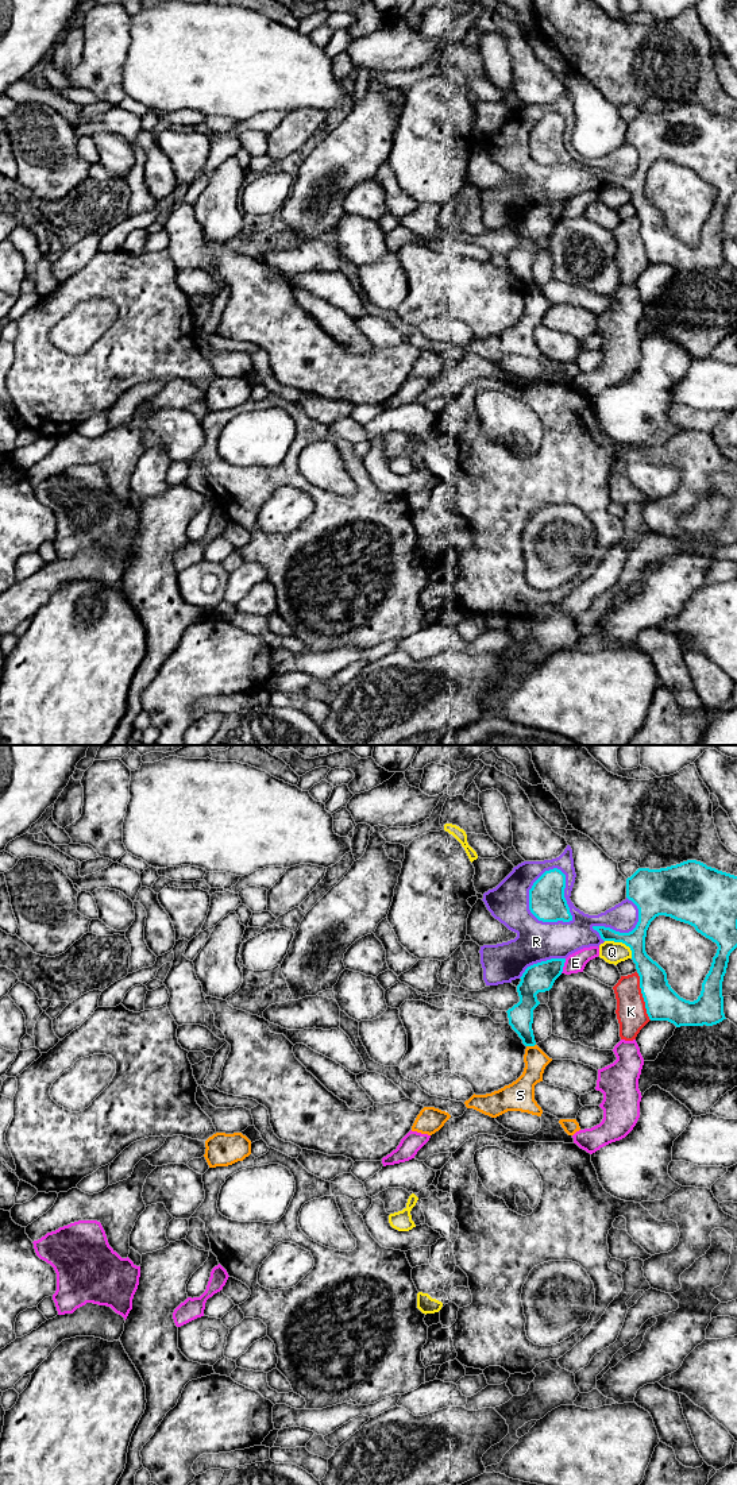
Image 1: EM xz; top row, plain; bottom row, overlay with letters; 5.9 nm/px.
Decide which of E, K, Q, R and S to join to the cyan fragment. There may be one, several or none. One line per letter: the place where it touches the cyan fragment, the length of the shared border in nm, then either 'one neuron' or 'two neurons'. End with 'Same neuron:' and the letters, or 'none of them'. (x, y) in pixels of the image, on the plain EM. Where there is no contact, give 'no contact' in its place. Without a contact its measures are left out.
E: xz (563, 209) | 90 nm | two neurons
K: xz (643, 240) | 300 nm | two neurons
Q: xz (622, 186) | 200 nm | two neurons
R: xz (529, 137) | 340 nm | two neurons
S: xz (531, 289) | 60 nm | two neurons
Same neuron: none of them

